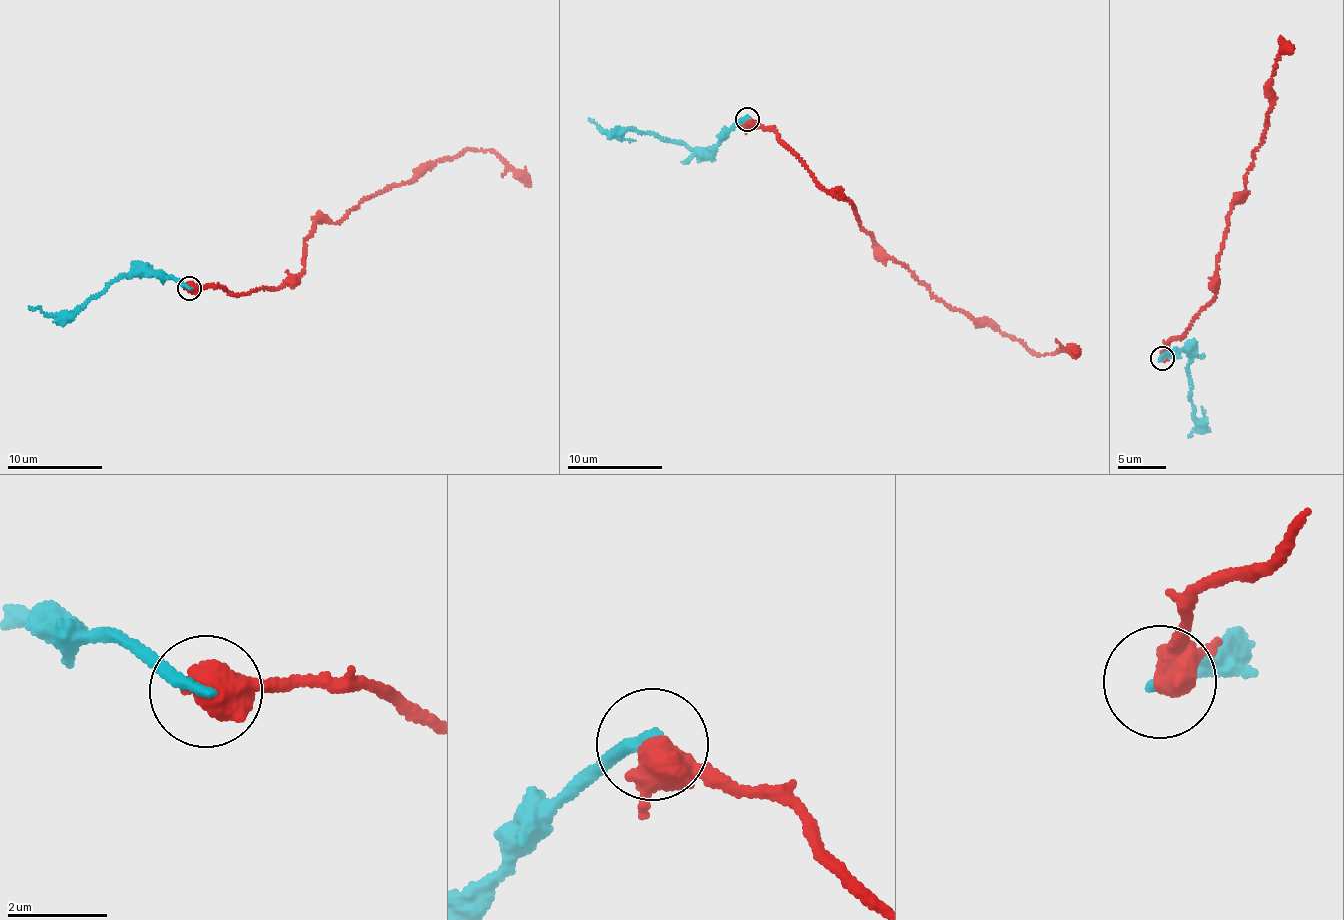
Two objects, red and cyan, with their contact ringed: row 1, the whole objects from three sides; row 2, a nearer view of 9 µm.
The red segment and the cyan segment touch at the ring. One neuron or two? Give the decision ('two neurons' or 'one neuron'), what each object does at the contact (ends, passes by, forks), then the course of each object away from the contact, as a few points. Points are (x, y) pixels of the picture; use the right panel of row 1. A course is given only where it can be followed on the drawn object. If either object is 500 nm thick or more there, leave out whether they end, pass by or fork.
two neurons | red via (1161, 358), (1214, 292), (1230, 207), (1242, 195), (1268, 122), (1266, 88), (1281, 37), (1292, 51) | cyan via (1161, 358), (1183, 349), (1190, 357), (1188, 366), (1196, 420), (1201, 429), (1188, 437)

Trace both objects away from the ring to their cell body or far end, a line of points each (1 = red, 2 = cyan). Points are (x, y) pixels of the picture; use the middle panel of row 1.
1: (748, 118), (767, 126), (829, 190), (853, 203), (875, 241), (952, 309), (990, 321), (1032, 351), (1077, 353)
2: (748, 118), (724, 131), (718, 144), (691, 150), (627, 129), (606, 132), (589, 118)

